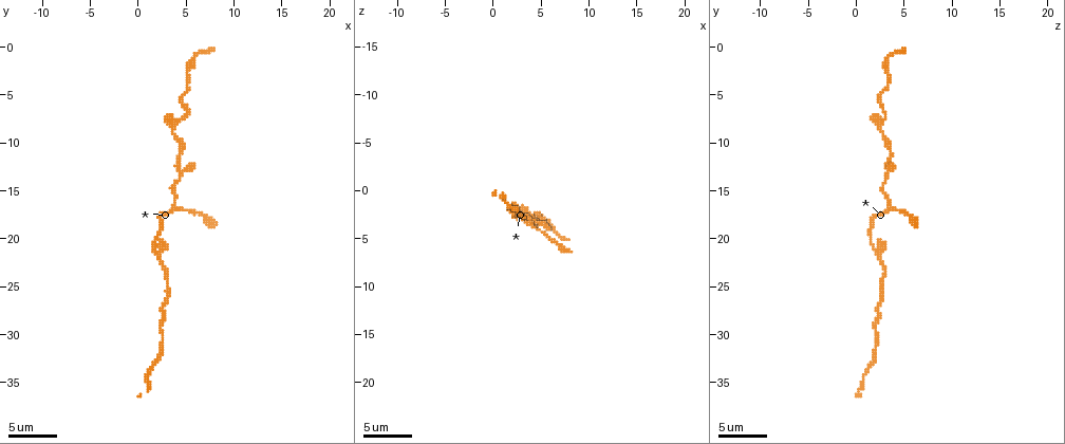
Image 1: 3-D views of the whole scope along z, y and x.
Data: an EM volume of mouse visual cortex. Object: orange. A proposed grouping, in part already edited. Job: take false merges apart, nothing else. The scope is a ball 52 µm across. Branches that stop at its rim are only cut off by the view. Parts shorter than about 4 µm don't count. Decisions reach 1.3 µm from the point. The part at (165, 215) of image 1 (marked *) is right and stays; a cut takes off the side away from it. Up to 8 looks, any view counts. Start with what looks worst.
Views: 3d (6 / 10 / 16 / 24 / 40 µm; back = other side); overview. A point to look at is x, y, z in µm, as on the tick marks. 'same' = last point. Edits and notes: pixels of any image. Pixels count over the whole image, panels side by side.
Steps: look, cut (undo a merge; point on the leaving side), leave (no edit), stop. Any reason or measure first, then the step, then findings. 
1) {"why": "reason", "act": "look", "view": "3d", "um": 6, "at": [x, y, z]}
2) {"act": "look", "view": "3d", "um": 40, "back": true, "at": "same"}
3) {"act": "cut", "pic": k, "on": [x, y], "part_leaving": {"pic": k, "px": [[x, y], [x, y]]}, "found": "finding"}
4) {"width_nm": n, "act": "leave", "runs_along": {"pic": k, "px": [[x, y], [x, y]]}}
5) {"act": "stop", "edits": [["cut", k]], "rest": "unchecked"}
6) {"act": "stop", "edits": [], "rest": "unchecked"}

{"why": "arms part here", "act": "look", "view": "3d", "um": 10, "at": [3.8, 16.4, 3.6]}

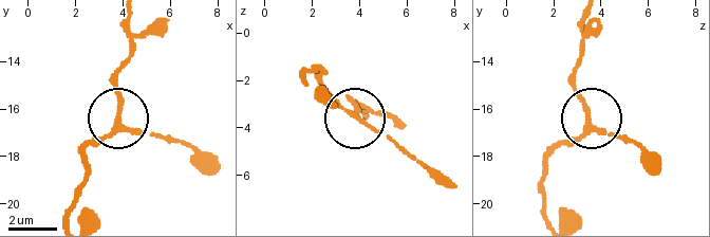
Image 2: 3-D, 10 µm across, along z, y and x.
{"act": "leave", "runs_along": {"pic": 2, "px": [[333, 95], [402, 152]]}, "found": "all the same neuron"}

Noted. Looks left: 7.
{"why": "narrows sharply", "act": "look", "view": "3d", "um": 10, "at": [1.8, 20.0, 1.6]}

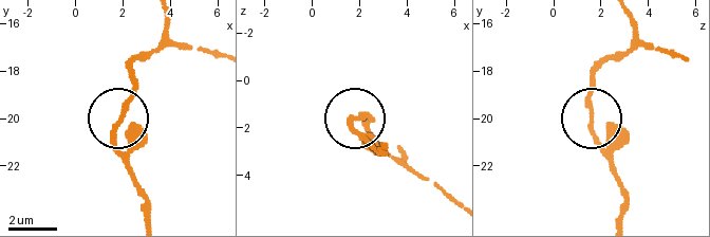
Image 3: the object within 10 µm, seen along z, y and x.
{"act": "leave", "found": "one neuron here"}

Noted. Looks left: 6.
{"why": "thin neck", "act": "look", "view": "3d", "um": 10, "at": [3.6, 9.2, 2.6]}

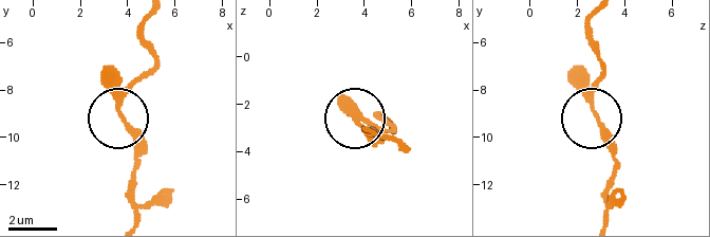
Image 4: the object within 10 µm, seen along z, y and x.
{"act": "leave", "runs_along": {"pic": 4, "px": [[609, 218], [615, 151], [591, 97], [600, 73], [596, 51]]}, "found": "all the same neuron"}

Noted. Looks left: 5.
{"why": "calibre changes", "act": "look", "view": "3d", "um": 10, "at": [5.2, 3.2, 3.2]}

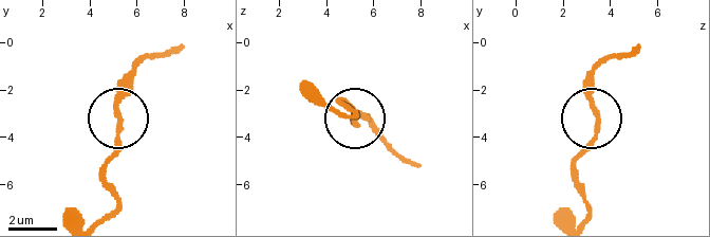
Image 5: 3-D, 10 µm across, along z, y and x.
{"act": "leave", "runs_along": {"pic": 5, "px": [[104, 215], [116, 197], [104, 166], [134, 66]]}, "found": "continuous, no second neuron"}

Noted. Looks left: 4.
{"act": "stop", "edits": [], "rest": "unchecked"}

